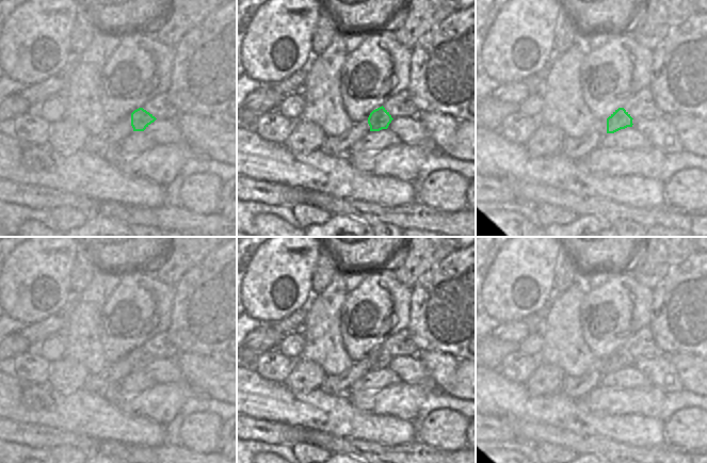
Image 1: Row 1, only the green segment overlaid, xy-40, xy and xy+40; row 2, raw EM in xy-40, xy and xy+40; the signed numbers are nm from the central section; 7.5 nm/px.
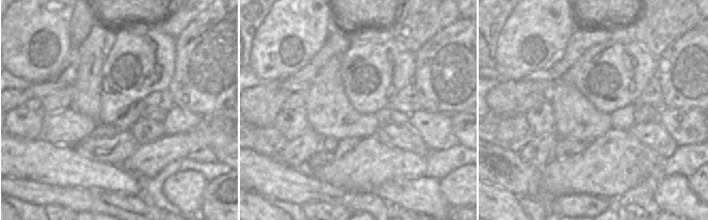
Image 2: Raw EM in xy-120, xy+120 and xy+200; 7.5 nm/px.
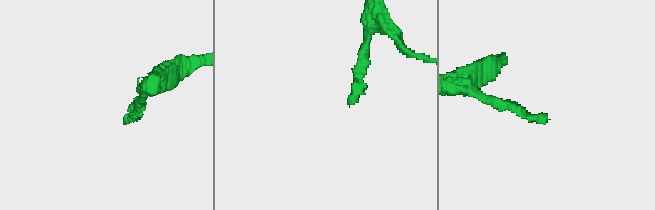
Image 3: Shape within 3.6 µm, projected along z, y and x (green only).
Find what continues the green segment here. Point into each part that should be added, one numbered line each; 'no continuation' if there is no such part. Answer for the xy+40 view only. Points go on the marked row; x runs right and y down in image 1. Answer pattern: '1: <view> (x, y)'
1: xy+40 (563, 107)

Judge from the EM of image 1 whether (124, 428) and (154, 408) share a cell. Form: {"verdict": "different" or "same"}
{"verdict": "different"}

